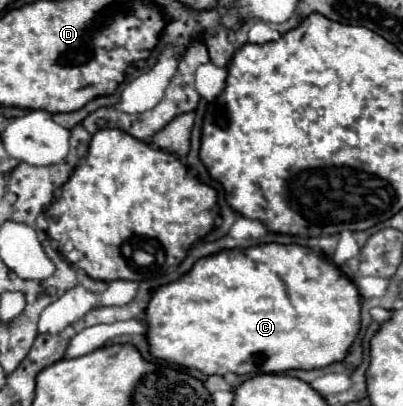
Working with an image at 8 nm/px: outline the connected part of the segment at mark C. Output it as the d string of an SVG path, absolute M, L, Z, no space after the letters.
M257 244L257 246L249 246L249 248L233 248L233 250L221 250L217 254L199 258L193 268L189 272L185 272L181 278L159 286L151 292L149 298L149 306L143 312L143 322L147 324L147 344L149 344L149 352L153 358L171 362L171 364L179 364L183 368L195 368L207 376L211 374L271 374L271 372L287 372L287 370L311 370L311 368L323 368L329 366L333 362L339 362L347 356L349 346L353 344L355 336L359 334L361 328L361 296L357 296L357 288L353 288L353 282L349 276L341 274L339 268L329 268L329 260L317 252L317 250L305 250L303 246L297 244Z

